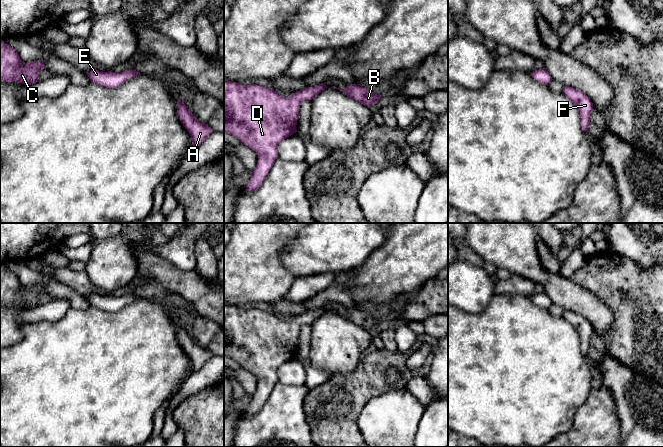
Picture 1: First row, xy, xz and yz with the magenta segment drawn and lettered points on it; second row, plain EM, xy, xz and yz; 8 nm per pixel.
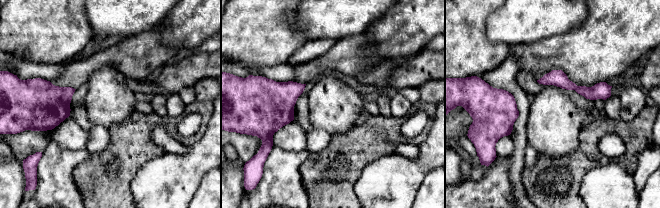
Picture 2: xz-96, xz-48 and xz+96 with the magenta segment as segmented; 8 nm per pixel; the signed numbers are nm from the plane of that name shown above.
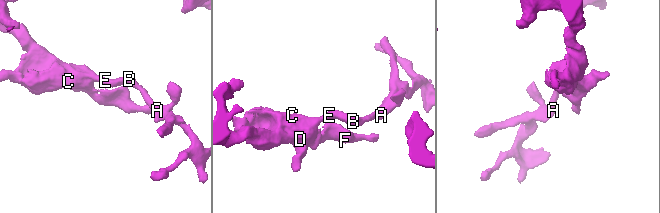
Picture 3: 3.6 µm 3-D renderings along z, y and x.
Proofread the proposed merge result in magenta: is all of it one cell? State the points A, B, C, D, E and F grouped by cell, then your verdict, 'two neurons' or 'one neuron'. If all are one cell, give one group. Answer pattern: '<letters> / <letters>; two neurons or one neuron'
A B C D E F; one neuron

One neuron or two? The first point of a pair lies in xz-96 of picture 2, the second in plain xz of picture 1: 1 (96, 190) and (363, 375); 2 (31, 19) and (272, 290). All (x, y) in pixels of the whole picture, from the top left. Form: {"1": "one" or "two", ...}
{"1": "one", "2": "one"}

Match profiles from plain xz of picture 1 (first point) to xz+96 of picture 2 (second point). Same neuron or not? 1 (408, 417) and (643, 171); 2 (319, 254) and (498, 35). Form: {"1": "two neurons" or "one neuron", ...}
{"1": "two neurons", "2": "one neuron"}

